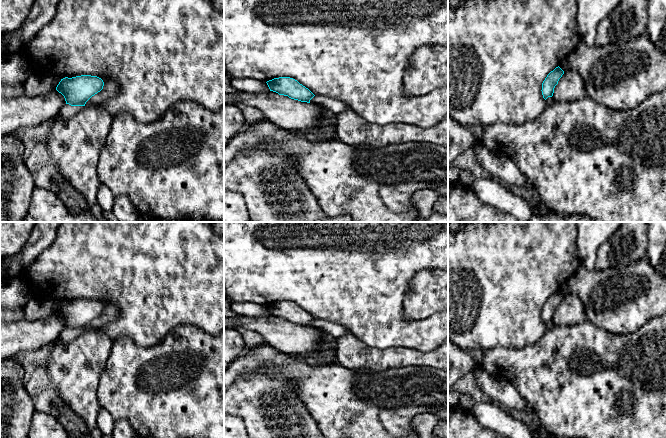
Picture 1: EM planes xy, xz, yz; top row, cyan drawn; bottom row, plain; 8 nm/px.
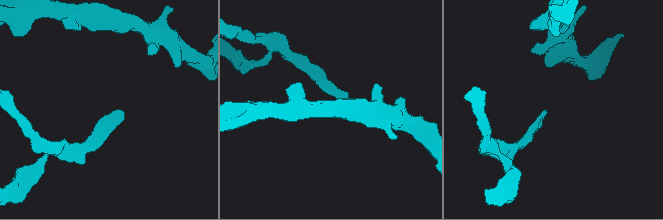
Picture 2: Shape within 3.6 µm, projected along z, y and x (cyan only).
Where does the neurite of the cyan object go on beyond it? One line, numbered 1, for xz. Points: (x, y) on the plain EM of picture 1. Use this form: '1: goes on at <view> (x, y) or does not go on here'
1: does not go on here

